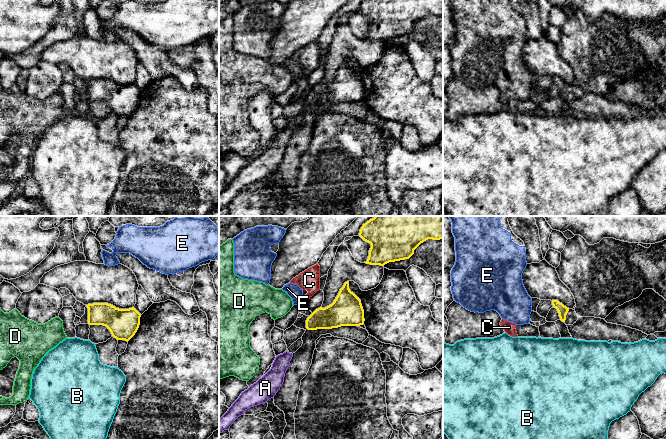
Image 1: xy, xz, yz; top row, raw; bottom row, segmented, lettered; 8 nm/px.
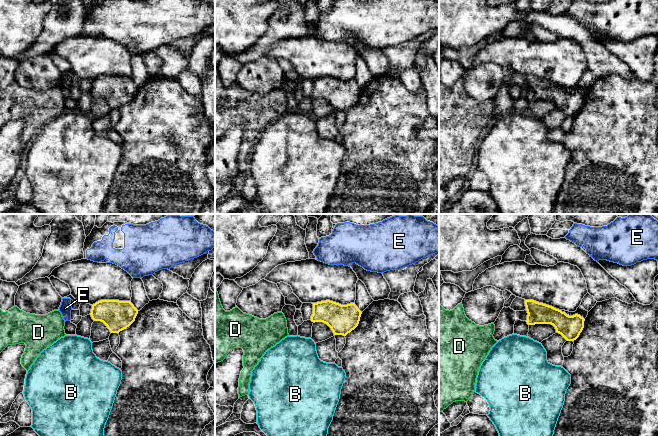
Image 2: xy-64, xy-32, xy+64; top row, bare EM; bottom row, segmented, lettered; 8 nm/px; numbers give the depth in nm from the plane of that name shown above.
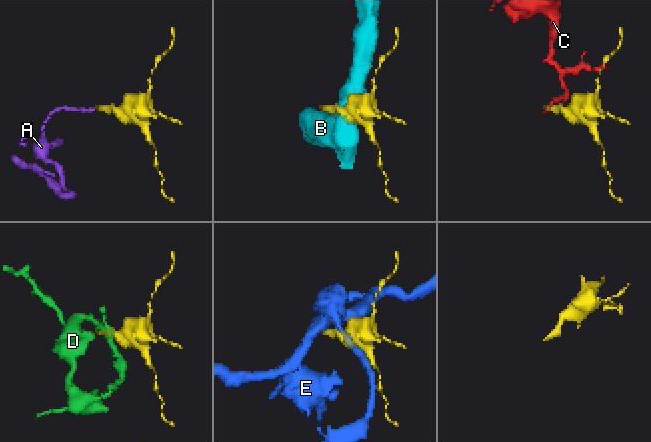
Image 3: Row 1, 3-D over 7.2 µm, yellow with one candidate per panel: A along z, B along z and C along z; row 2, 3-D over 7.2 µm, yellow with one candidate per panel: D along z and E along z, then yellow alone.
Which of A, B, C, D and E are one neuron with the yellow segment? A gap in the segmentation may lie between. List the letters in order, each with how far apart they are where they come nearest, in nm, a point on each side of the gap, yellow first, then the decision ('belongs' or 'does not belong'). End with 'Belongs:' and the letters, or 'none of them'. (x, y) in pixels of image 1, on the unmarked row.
A: 240 nm | xz (308, 105), (291, 129) | belongs
B: 130 nm | xy (89, 100), (89, 116) | does not belong
C: 100 nm | xz (316, 85), (308, 75) | does not belong
D: 150 nm | xz (307, 94), (292, 82) | does not belong
E: 140 nm | xz (312, 89), (300, 77) | does not belong
Belongs: A

